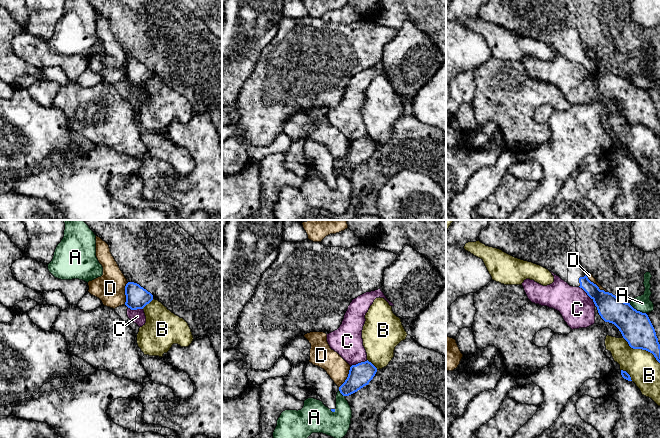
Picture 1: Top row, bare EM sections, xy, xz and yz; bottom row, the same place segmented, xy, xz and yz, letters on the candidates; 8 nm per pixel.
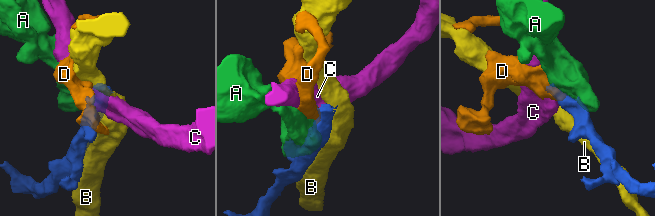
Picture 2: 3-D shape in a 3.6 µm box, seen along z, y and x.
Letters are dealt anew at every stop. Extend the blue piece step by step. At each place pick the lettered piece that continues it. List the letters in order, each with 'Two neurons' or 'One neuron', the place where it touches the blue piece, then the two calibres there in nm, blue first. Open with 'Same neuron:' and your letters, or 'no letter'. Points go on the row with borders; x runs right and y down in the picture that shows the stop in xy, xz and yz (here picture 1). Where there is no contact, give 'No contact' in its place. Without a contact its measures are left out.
Same neuron: no letter
A: Two neurons. Touches blue at yz (636, 310). Thickness 260 nm (blue) against 130 nm
B: Two neurons. Touches blue at yz (641, 348). Thickness 260 nm (blue) against 260 nm
C: Two neurons. Touches blue at yz (588, 295). Thickness 200 nm (blue) against 280 nm
D: Two neurons. Touches blue at yz (596, 285). Thickness 200 nm (blue) against 50 nm

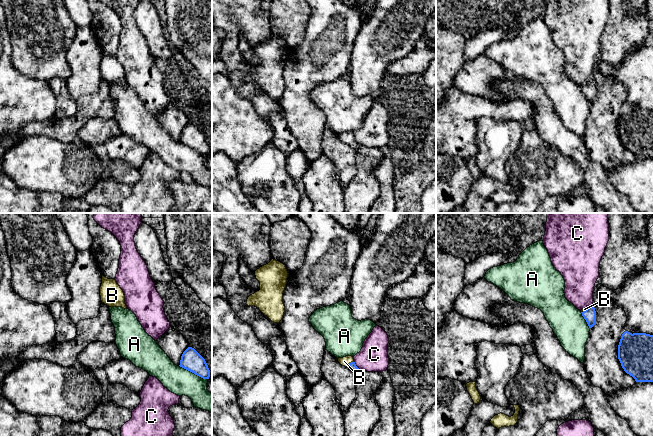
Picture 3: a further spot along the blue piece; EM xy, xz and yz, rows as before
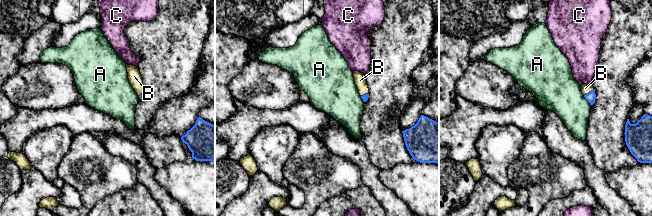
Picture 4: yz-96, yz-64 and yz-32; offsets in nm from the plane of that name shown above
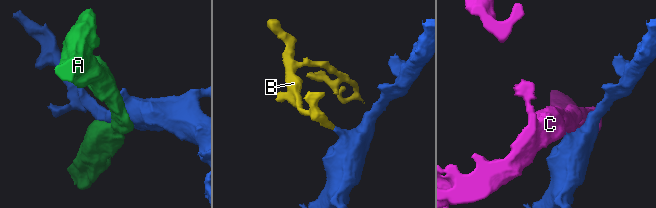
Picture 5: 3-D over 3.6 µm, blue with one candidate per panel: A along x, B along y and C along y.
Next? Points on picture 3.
Same neuron: B
A: Two neurons. Touches blue at xy (194, 373). Thickness 170 nm (blue) against 220 nm
B: One neuron. Touches blue at xz (349, 364). Thickness 70 nm (blue) against 70 nm
C: Two neurons. Touches blue at xz (356, 366). Thickness 70 nm (blue) against 240 nm

